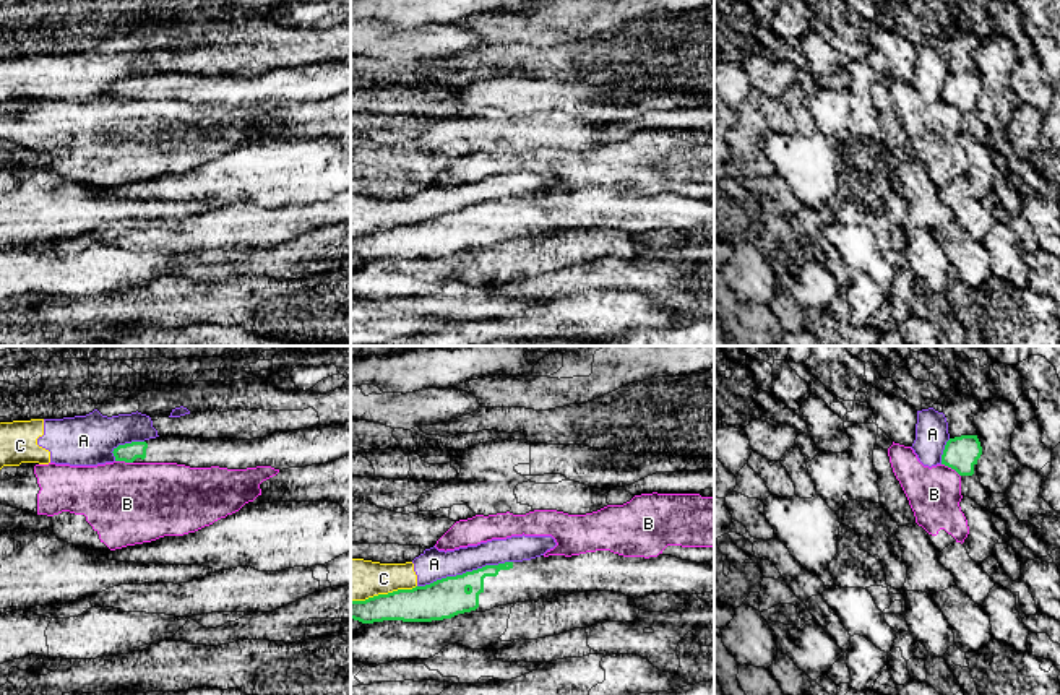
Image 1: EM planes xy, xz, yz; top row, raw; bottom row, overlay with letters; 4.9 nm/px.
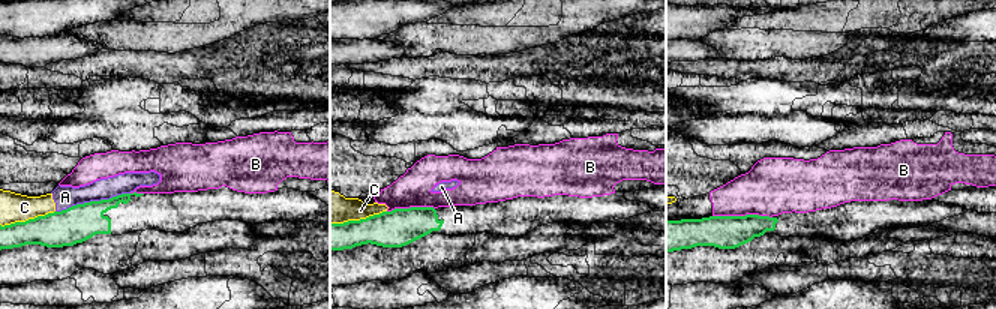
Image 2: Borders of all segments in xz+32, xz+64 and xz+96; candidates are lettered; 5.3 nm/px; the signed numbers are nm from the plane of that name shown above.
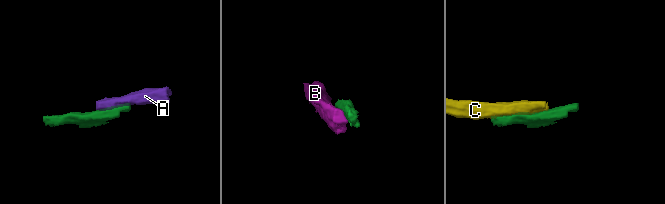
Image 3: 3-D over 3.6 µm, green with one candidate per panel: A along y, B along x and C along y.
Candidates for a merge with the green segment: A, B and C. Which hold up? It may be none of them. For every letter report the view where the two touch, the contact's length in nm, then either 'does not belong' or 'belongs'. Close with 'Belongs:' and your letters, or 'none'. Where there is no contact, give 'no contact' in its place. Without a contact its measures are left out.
A: contact in xz; length 480 nm; does not belong
B: contact in yz; length 120 nm; does not belong
C: contact in xz; length 340 nm; does not belong
Belongs: none

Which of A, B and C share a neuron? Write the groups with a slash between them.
A C / B

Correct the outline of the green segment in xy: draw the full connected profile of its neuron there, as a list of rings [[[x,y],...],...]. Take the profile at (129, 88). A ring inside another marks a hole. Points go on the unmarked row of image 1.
[[[351,58],[276,68],[263,75],[156,73],[114,84],[115,97],[177,99],[190,104],[274,106],[325,101],[351,91]]]

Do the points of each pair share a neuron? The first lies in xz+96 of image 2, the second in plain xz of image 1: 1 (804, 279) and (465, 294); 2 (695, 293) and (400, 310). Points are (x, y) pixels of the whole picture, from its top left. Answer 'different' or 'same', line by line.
1: different
2: same

